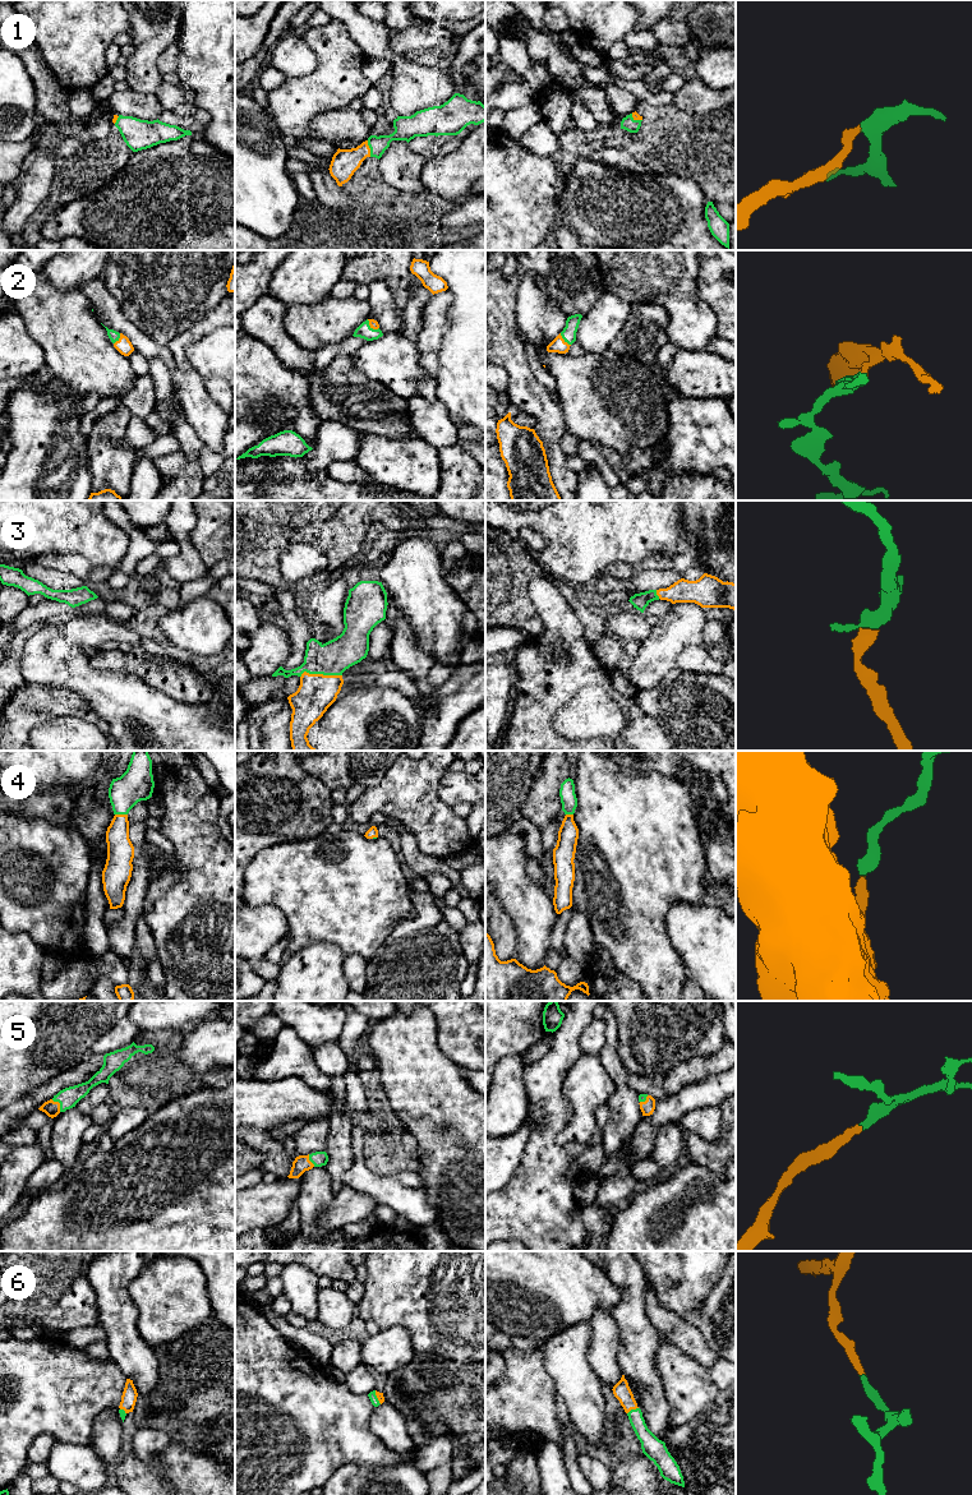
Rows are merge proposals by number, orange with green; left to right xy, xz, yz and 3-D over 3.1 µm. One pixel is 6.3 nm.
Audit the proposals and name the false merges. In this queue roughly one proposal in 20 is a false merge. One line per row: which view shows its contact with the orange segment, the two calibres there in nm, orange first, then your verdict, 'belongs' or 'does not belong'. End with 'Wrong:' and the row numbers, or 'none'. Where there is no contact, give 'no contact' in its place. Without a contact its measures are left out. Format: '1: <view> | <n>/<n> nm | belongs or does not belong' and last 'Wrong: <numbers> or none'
1: xz | 170/130 nm | belongs
2: yz | 90/90 nm | belongs
3: xz | 240/220 nm | belongs
4: xy | 180/220 nm | belongs
5: xy | 100/120 nm | belongs
6: yz | 110/110 nm | belongs
Wrong: none

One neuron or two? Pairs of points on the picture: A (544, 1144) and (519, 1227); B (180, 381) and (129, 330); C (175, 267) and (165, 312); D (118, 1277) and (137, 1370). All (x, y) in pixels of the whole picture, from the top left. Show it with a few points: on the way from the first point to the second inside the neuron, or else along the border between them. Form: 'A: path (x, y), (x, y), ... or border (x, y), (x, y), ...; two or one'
A: path (544, 1164), (544, 1185), (538, 1207); one
B: path (171, 367), (159, 351), (151, 350), (143, 344); one
C: path (166, 278), (165, 300); one
D: path (118, 1300), (118, 1318), (127, 1347); one

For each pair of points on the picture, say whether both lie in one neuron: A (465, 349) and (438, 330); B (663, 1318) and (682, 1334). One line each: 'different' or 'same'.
A: different
B: same

